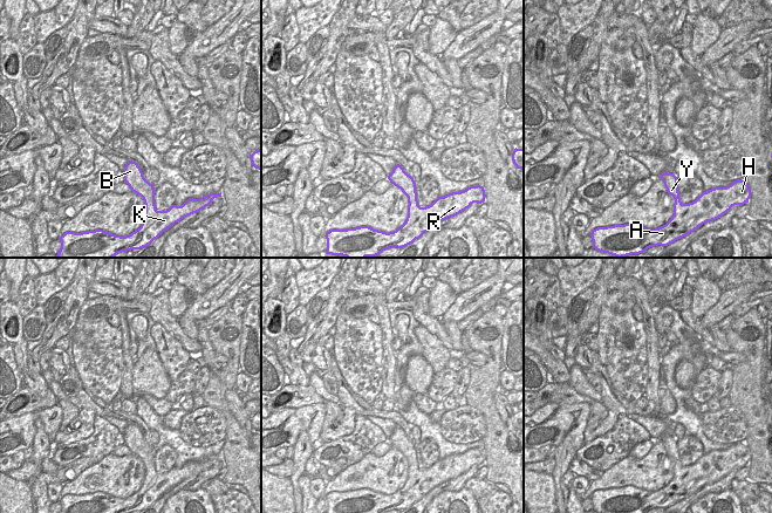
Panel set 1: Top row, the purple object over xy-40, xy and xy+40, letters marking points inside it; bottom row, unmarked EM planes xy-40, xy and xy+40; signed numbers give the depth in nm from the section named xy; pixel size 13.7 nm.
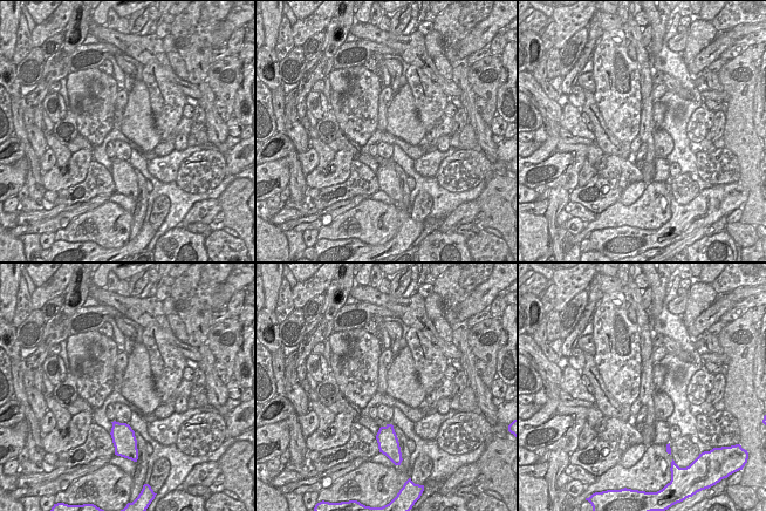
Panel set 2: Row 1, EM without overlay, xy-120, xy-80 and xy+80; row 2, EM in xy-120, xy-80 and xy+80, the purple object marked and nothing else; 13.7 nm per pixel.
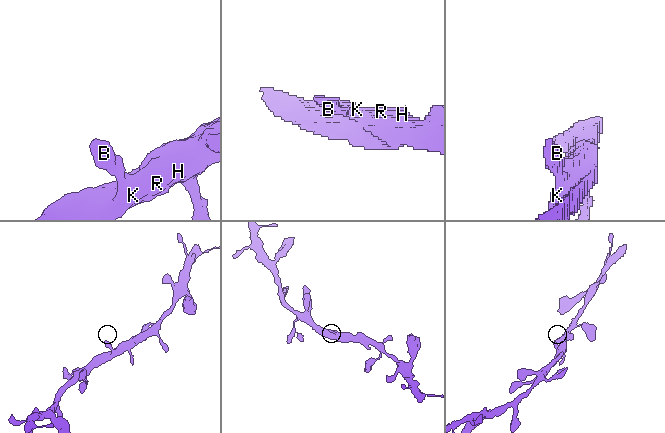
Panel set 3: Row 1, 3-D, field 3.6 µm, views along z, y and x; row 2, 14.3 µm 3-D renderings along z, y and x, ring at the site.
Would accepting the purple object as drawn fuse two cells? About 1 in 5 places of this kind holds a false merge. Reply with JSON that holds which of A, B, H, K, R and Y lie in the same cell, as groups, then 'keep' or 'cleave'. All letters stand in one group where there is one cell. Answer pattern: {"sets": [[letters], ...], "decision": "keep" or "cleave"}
{"sets": [["A", "B", "H", "K", "R", "Y"]], "decision": "keep"}

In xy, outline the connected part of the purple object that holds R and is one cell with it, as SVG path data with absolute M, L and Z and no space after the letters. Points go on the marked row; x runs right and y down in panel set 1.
M399 164L395 165L388 179L408 197L409 205L405 223L389 233L369 226L330 230L324 235L327 239L327 254L367 258L376 256L392 247L403 248L419 239L438 223L459 214L473 203L484 203L486 197L484 187L477 185L460 192L438 197L431 205L421 207L417 200L416 183Z

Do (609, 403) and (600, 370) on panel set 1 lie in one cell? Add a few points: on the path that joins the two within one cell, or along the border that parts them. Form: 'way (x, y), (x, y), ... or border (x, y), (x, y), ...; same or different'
way (607, 395), (606, 382), (602, 378); same

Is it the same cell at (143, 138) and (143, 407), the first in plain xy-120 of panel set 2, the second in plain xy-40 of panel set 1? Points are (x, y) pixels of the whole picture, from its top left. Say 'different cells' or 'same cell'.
different cells

